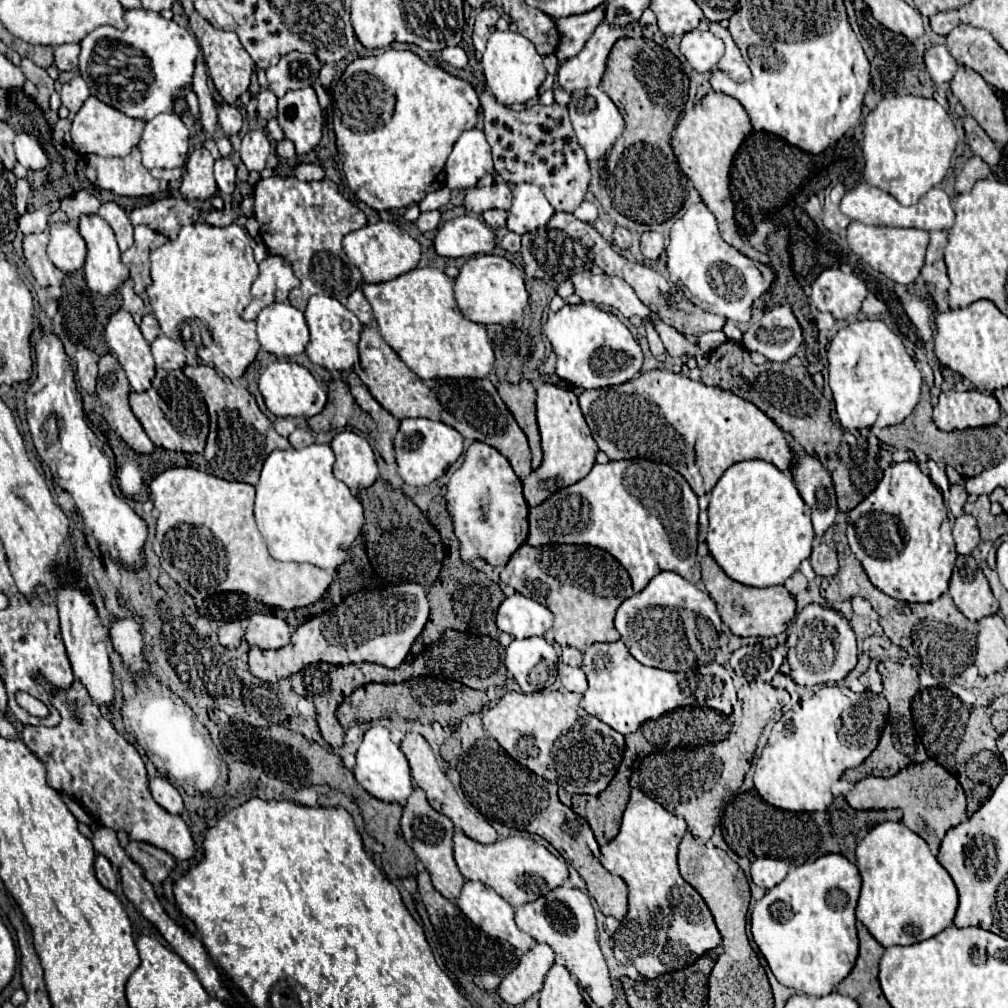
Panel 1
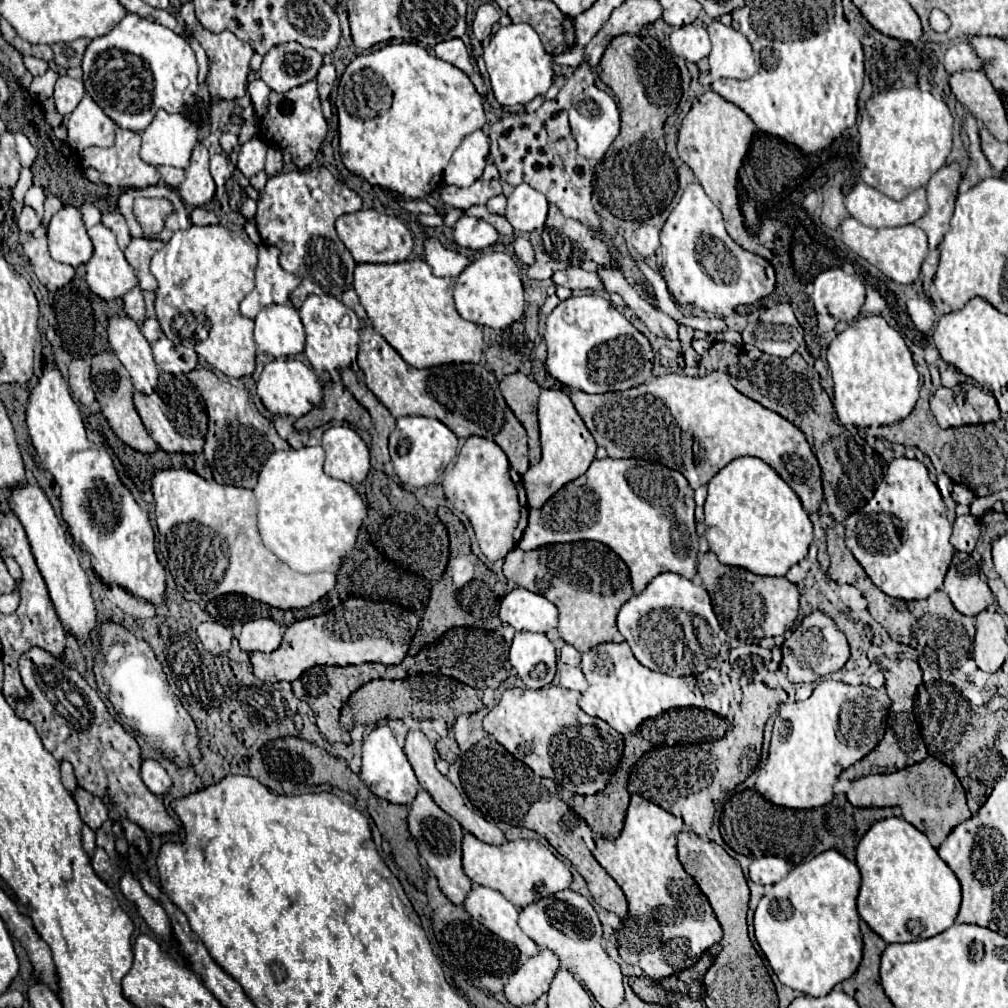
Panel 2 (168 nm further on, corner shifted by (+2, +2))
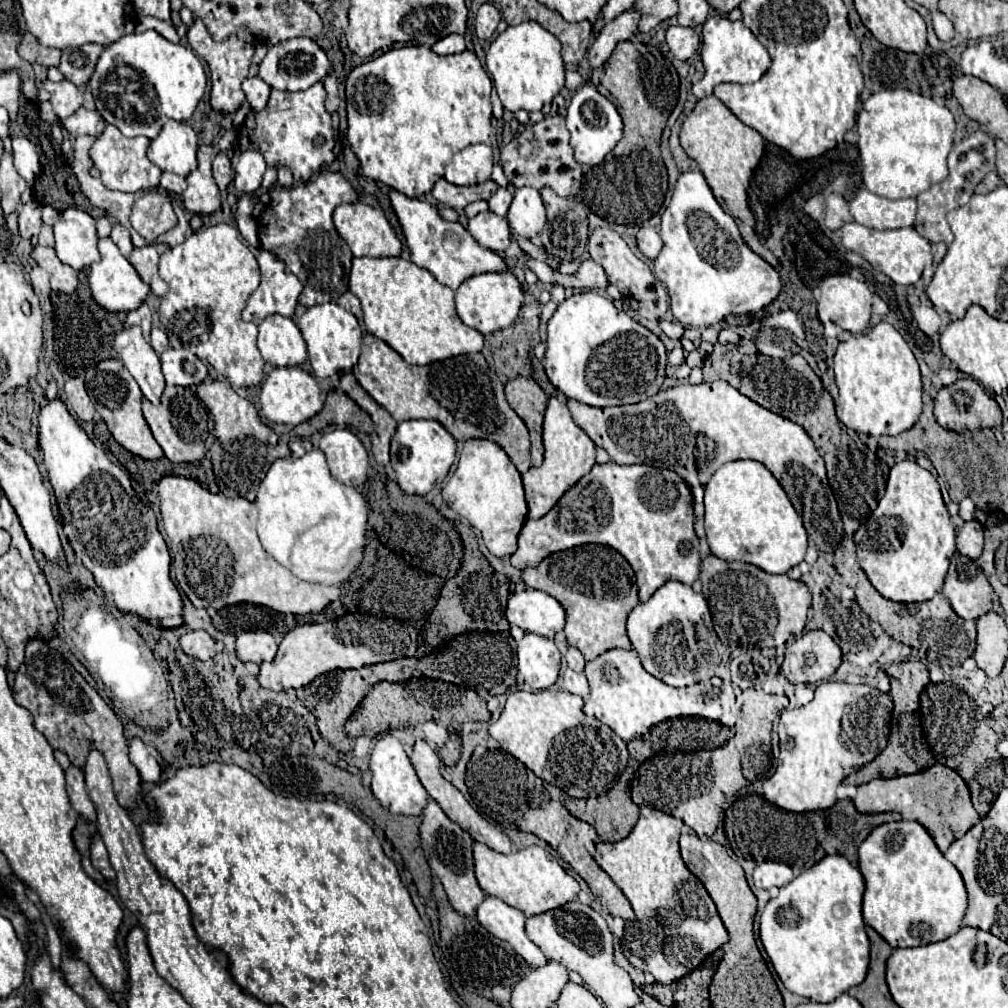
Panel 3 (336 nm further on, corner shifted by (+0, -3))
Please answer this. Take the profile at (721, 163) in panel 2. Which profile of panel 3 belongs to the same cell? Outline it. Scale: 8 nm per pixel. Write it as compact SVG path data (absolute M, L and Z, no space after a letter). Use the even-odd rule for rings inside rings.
M715 95L705 97L697 101L693 113L683 121L681 127L681 147L685 153L697 161L701 173L707 179L707 185L711 187L715 199L735 217L741 229L743 241L753 249L757 255L761 255L769 265L777 265L777 257L761 245L757 239L753 227L755 227L755 217L747 205L747 187L753 169L759 165L759 159L763 155L763 137L741 123Z

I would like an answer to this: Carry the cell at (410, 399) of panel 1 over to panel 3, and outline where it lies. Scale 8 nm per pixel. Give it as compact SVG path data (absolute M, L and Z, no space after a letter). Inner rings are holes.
M367 333L363 337L357 369L369 379L369 383L363 383L365 391L381 407L385 407L397 423L407 419L433 419L439 421L455 439L465 441L479 437L497 443L509 455L519 473L525 473L531 467L531 441L527 427L507 405L503 395L503 383L489 369L483 355L461 355L445 359L441 363L433 363L429 367L417 367L407 365L403 357L393 351L385 341Z

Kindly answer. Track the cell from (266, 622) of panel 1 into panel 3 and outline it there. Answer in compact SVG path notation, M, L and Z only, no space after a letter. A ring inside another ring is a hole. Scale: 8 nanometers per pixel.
M243 631L237 637L237 657L241 661L273 661L277 653L277 641L269 631Z

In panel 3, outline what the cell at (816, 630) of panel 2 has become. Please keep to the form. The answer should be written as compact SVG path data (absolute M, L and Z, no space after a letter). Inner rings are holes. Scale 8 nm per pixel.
M821 629L805 633L787 651L781 673L789 683L817 683L829 679L843 663L841 647Z

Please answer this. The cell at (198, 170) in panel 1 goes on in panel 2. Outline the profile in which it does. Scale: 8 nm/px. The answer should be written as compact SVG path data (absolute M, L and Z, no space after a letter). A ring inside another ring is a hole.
M199 142L191 154L191 166L185 170L185 180L177 188L185 204L203 206L215 196L215 182L209 174L209 152Z

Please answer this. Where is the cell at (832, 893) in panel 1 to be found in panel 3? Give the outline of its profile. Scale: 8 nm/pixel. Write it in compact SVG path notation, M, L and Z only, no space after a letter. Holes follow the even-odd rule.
M827 855L789 885L781 887L779 895L767 903L761 915L759 937L775 973L791 993L817 1003L831 1003L865 979L869 967L869 939L861 915L863 891L865 883L861 871L855 869L843 855Z

